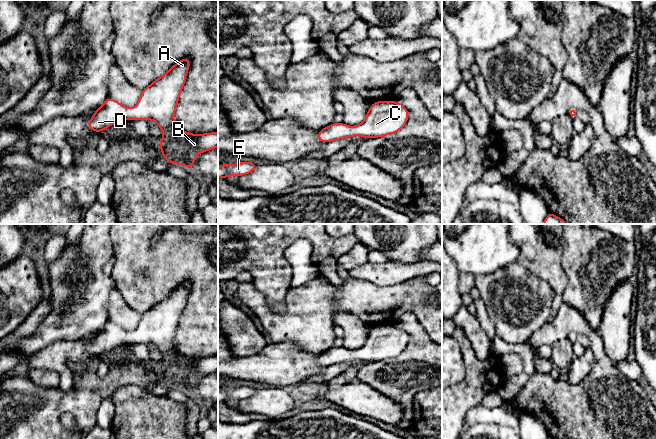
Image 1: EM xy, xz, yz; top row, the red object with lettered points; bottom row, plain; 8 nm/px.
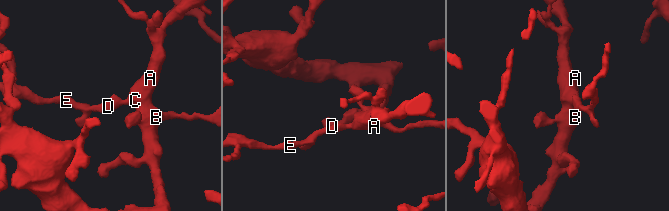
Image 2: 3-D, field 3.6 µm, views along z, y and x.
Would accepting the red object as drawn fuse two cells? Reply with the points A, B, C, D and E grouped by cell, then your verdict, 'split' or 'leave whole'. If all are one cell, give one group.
groups A B C D E; leave whole

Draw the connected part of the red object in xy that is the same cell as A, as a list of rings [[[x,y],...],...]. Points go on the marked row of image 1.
[[[187,57],[173,65],[168,72],[141,91],[139,101],[133,108],[126,108],[118,101],[108,97],[96,109],[93,117],[87,122],[87,126],[91,131],[103,132],[107,127],[111,127],[113,124],[126,119],[153,120],[163,131],[163,138],[158,142],[163,158],[171,164],[179,164],[193,169],[194,161],[199,153],[218,147],[218,133],[212,132],[195,135],[179,129],[174,122],[174,113],[189,67],[190,60]]]

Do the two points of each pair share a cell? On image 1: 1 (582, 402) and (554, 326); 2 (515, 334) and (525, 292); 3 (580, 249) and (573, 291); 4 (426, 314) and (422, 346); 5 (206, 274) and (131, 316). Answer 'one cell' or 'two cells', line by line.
1: one cell
2: one cell
3: one cell
4: two cells
5: two cells

